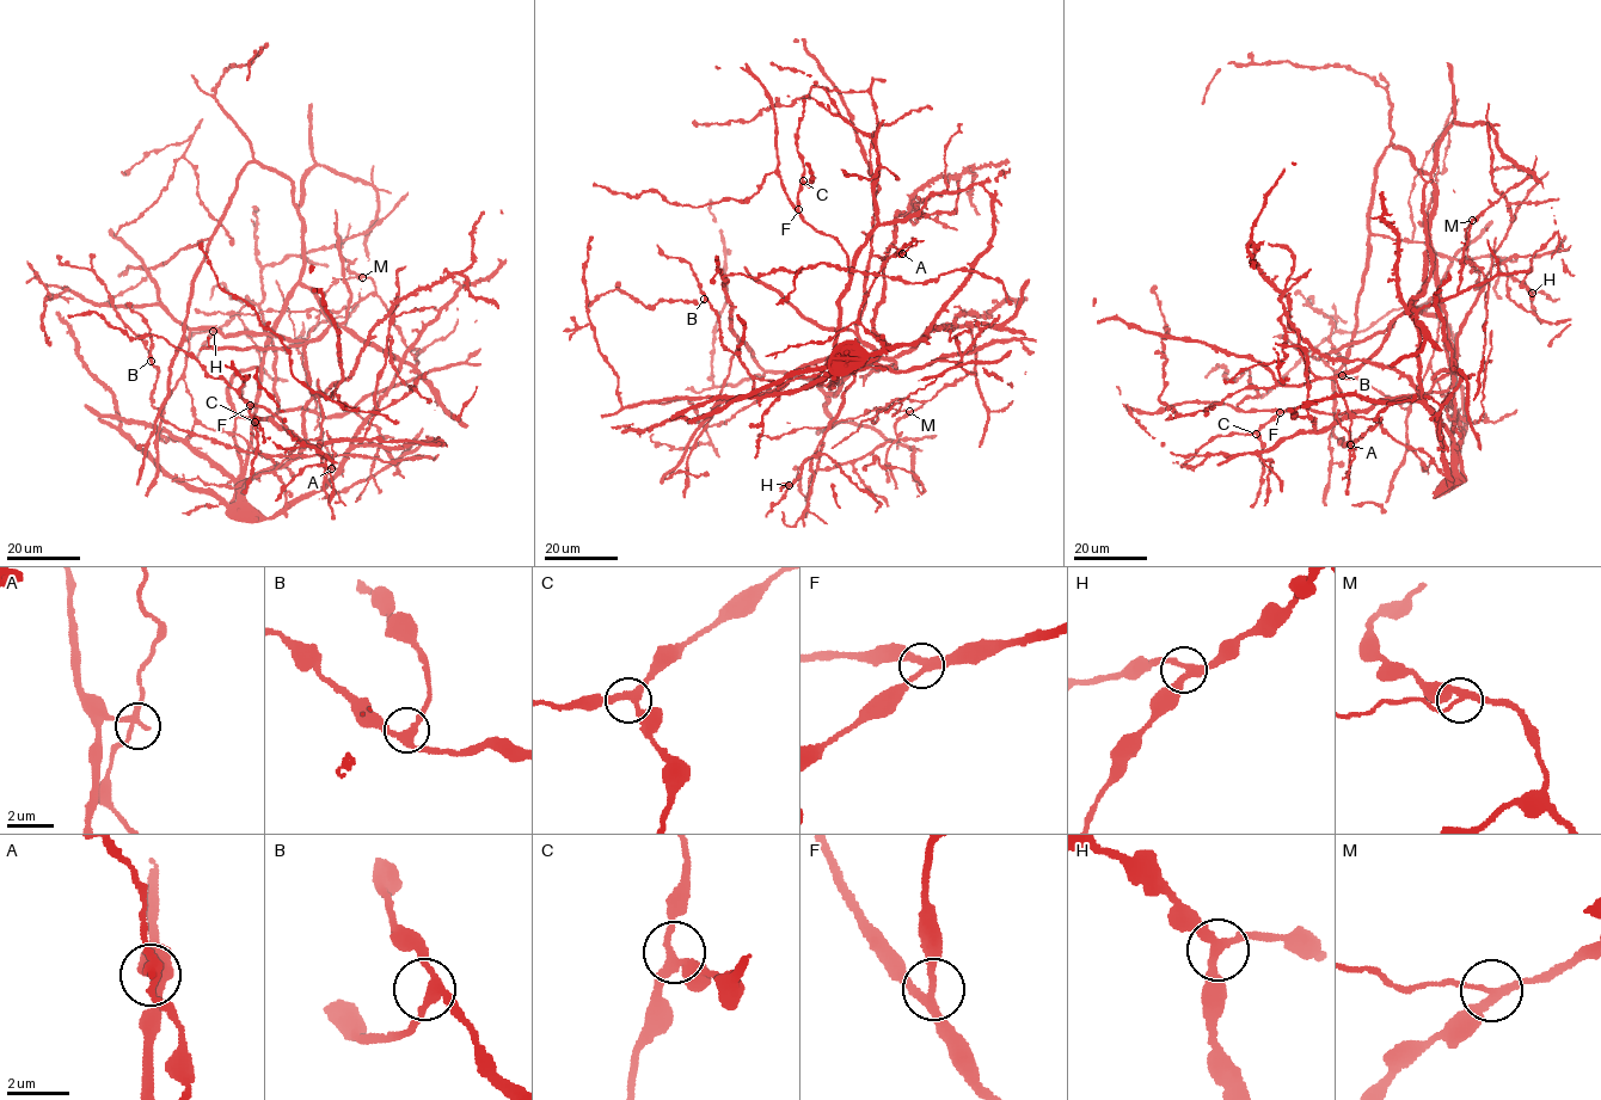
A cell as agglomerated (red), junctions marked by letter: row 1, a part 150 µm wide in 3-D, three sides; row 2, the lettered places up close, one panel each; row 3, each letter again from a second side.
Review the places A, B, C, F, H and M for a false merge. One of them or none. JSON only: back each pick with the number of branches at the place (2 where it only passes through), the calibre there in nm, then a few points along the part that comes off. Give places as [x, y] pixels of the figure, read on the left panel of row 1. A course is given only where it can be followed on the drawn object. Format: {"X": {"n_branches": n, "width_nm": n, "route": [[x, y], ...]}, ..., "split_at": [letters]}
{"M": {"n_branches": 3, "width_nm": 240, "route": [[362, 277], [338, 278], [332, 286], [302, 352], [321, 440], [343, 477]]}, "split_at": ["M"]}

